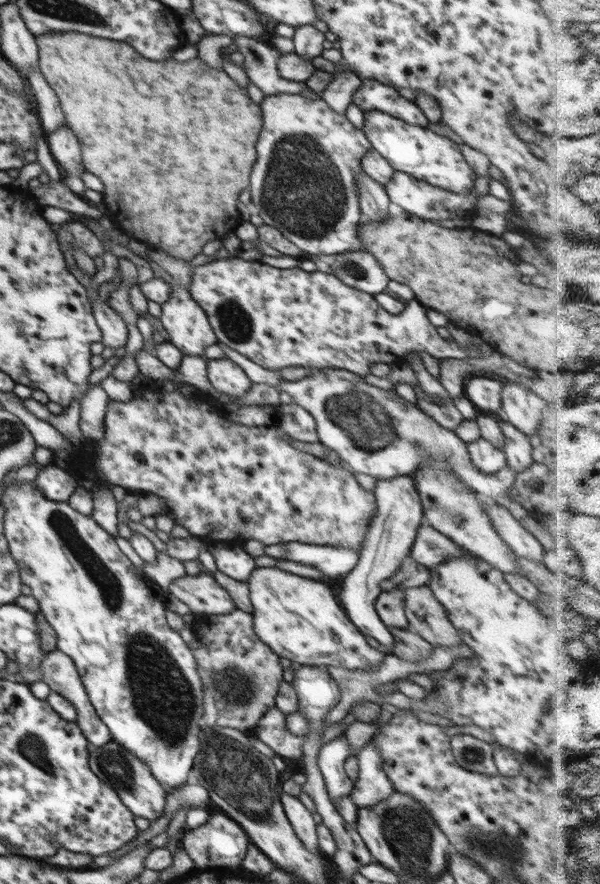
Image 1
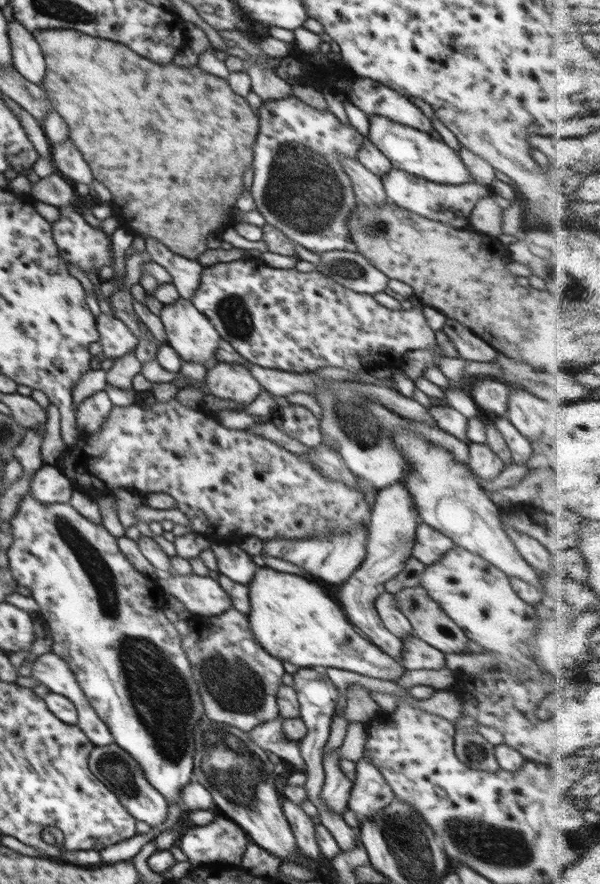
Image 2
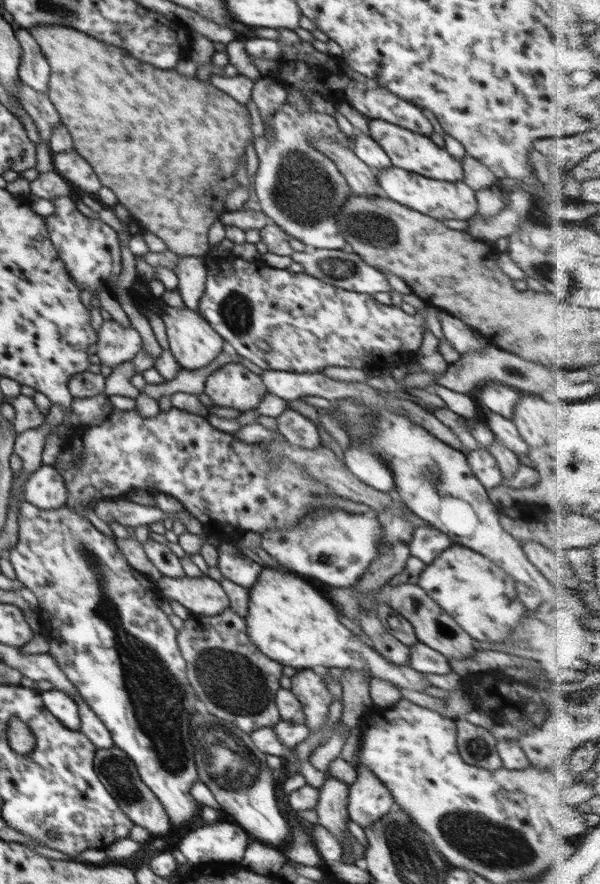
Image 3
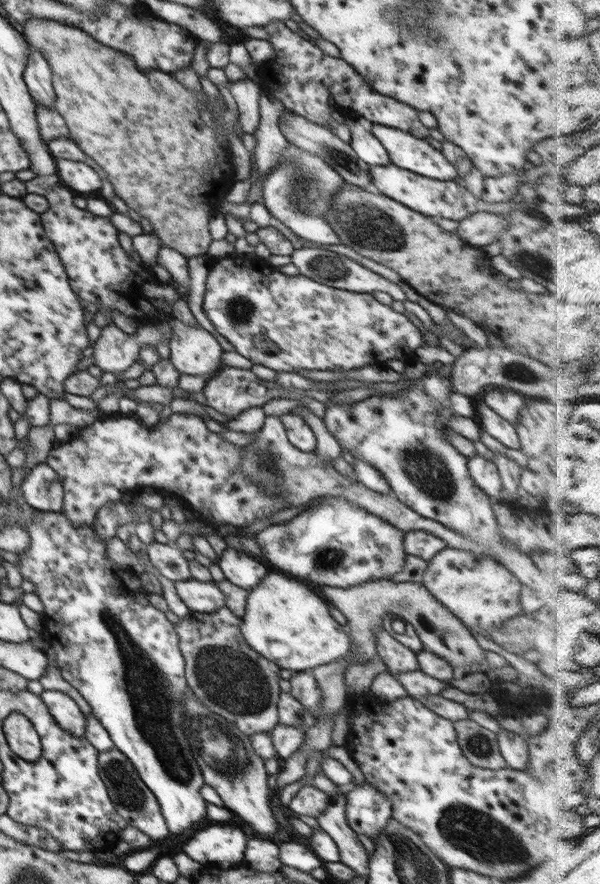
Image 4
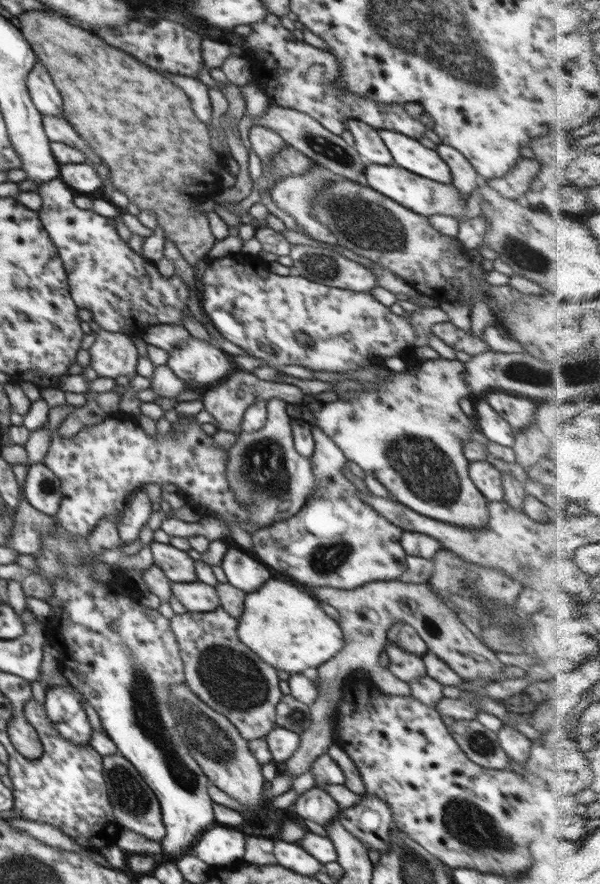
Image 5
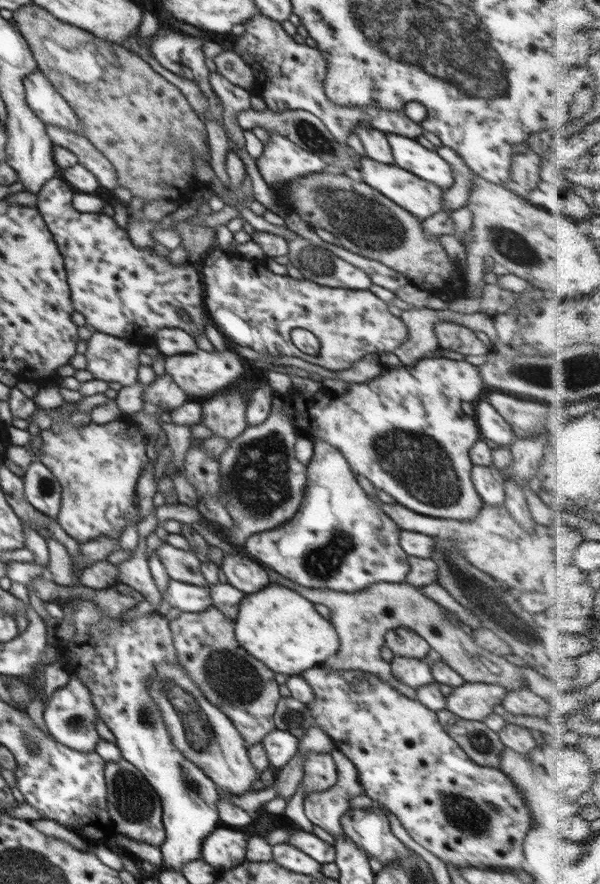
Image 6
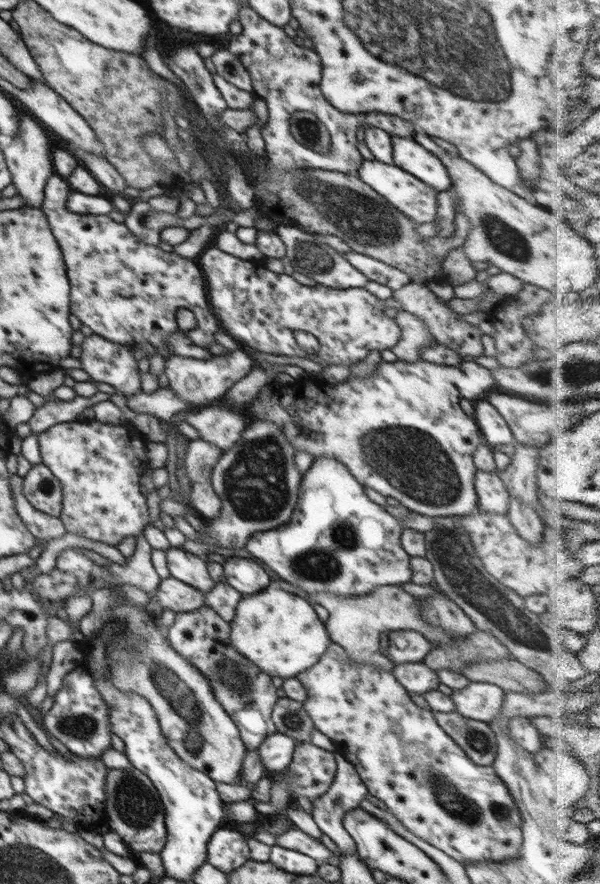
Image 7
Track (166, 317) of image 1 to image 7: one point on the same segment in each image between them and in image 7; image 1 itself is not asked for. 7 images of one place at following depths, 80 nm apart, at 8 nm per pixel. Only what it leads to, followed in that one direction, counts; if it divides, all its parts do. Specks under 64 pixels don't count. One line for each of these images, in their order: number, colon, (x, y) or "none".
2: (190, 334)
3: (195, 345)
4: (194, 351)
5: (204, 364)
6: (203, 374)
7: (198, 382)

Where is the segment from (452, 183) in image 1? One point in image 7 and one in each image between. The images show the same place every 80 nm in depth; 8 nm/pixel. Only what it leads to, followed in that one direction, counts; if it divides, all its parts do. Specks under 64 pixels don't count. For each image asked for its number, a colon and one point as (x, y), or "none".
2: (426, 155)
3: (416, 153)
4: (414, 154)
5: (409, 153)
6: (427, 164)
7: (409, 155)

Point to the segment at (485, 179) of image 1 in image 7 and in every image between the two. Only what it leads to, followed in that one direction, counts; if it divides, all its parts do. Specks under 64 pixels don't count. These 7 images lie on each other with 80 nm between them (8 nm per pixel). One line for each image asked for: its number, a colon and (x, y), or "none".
2: (445, 203)
3: (441, 200)
4: (434, 198)
5: (426, 197)
6: (419, 197)
7: (418, 201)

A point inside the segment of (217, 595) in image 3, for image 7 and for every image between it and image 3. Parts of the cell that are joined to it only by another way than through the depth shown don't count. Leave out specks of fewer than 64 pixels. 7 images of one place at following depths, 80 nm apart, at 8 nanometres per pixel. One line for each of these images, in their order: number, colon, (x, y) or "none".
4: (205, 597)
5: (196, 597)
6: (186, 597)
7: (171, 594)

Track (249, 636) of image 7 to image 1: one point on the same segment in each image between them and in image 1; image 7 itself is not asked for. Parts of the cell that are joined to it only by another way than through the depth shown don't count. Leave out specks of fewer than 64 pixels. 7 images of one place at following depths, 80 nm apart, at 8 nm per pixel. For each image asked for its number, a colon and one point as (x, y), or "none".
1: (299, 619)
2: (294, 620)
3: (287, 620)
4: (285, 622)
5: (285, 627)
6: (277, 626)

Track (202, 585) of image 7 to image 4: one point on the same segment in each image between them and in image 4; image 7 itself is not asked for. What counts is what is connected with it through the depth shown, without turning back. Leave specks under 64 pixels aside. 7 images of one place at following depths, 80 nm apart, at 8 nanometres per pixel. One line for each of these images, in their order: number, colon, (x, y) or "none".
4: (168, 559)
5: (177, 565)
6: (183, 566)

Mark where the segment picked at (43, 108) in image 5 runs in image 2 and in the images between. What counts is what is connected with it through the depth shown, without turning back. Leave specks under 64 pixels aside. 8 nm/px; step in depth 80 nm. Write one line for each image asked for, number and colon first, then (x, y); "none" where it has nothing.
2: (28, 59)
3: (34, 70)
4: (37, 75)

